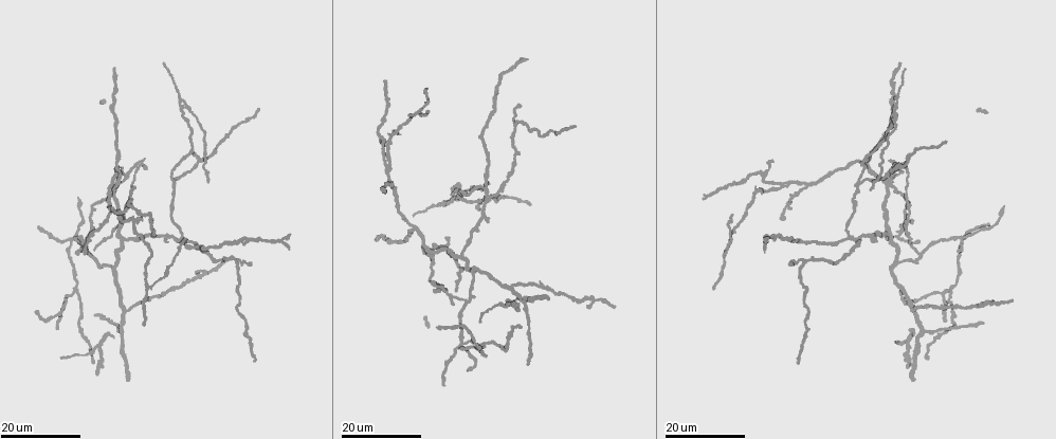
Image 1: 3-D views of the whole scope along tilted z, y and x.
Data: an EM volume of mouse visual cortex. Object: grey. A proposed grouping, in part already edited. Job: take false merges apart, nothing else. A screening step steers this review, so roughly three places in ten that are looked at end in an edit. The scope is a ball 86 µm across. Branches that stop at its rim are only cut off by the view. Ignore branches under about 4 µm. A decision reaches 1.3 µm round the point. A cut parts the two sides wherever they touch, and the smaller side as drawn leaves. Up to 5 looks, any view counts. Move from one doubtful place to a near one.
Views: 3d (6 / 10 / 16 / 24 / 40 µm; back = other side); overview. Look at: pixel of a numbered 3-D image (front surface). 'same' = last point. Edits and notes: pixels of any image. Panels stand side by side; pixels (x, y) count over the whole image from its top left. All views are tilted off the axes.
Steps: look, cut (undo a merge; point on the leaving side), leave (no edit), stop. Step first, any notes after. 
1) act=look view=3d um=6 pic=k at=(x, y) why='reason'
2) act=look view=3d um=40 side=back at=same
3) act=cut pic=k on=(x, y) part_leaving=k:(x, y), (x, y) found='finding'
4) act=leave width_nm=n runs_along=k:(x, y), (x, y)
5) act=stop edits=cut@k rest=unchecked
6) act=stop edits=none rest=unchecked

act=look view=3d um=16 pic=1 at=(127, 174) why='four or more arms meet'

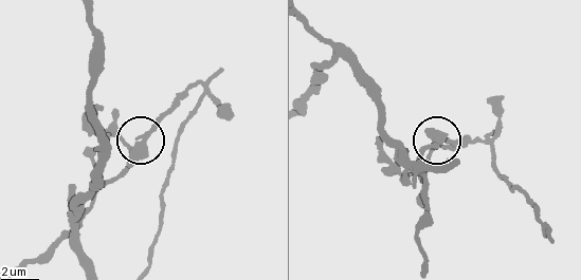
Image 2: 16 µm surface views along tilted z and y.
act=look view=3d um=10 at=same

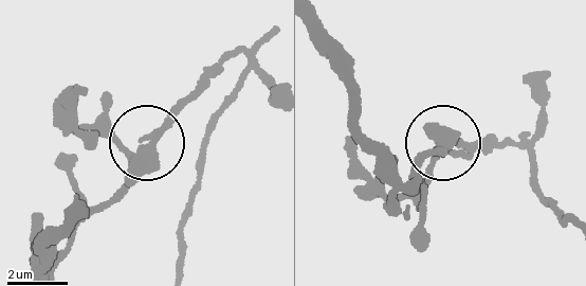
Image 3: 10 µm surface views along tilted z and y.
act=leave side_arm_um=5 arms=5 found='continuous, no second cell'

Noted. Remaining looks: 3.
act=look view=3d um=16 pic=1 at=(134, 221)

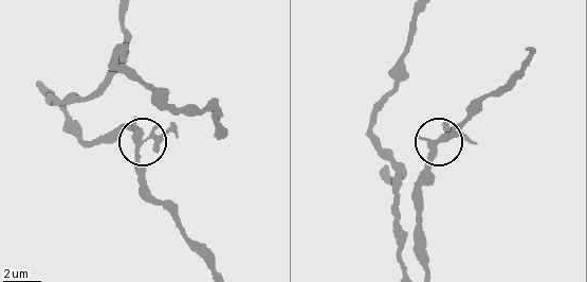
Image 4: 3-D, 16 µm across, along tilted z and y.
act=look view=3d um=6 pic=4 at=(139, 139)

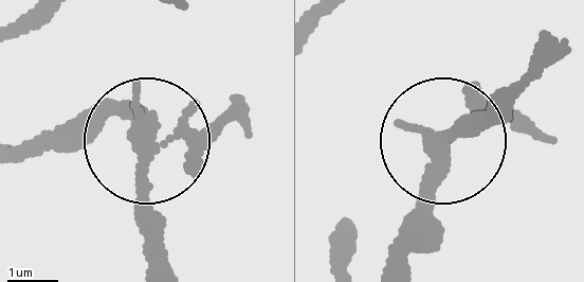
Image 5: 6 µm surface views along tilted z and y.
act=leave arms=4 runs_along=5:(19, 147), (55, 151), (120, 122), (160, 141), (243, 119) found='one cell here'

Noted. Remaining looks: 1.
act=stop edits=none rest=unchecked

